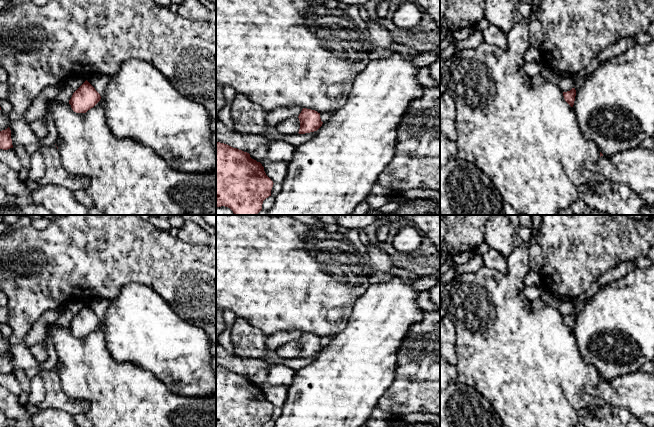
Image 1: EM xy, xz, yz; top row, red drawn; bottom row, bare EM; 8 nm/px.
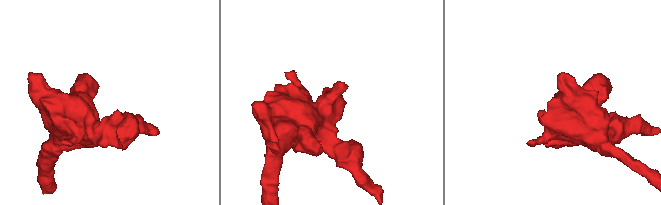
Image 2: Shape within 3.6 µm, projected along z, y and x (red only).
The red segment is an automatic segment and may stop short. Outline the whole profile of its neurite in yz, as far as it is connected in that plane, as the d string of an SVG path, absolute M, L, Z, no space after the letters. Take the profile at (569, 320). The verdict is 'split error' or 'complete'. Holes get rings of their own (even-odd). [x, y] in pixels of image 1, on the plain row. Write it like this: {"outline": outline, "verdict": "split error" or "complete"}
{"outline": "M572 312L570 315L563 316L563 320L565 325L573 331L574 325L575 325L575 320L576 320L576 314L575 312Z", "verdict": "complete"}

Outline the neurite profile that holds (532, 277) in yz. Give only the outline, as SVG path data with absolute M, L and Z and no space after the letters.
M529 270L528 273L526 274L524 278L524 286L531 286L531 285L537 285L538 283L541 283L542 279L540 276L540 273L534 271L534 270Z

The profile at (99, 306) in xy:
M93 299L86 304L95 312L95 314L102 320L109 308L111 300L108 299Z

